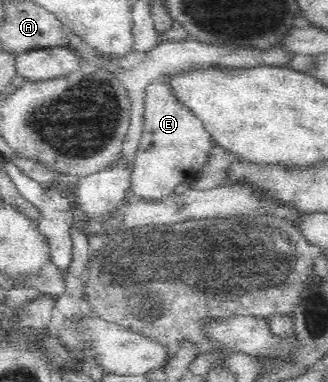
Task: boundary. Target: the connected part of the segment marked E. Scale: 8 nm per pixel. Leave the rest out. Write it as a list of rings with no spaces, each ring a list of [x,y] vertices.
[[[157,79],[146,87],[144,130],[132,169],[132,190],[145,202],[157,203],[164,200],[179,183],[192,181],[205,167],[207,153],[215,142],[204,129],[204,123],[178,101],[170,80]]]

